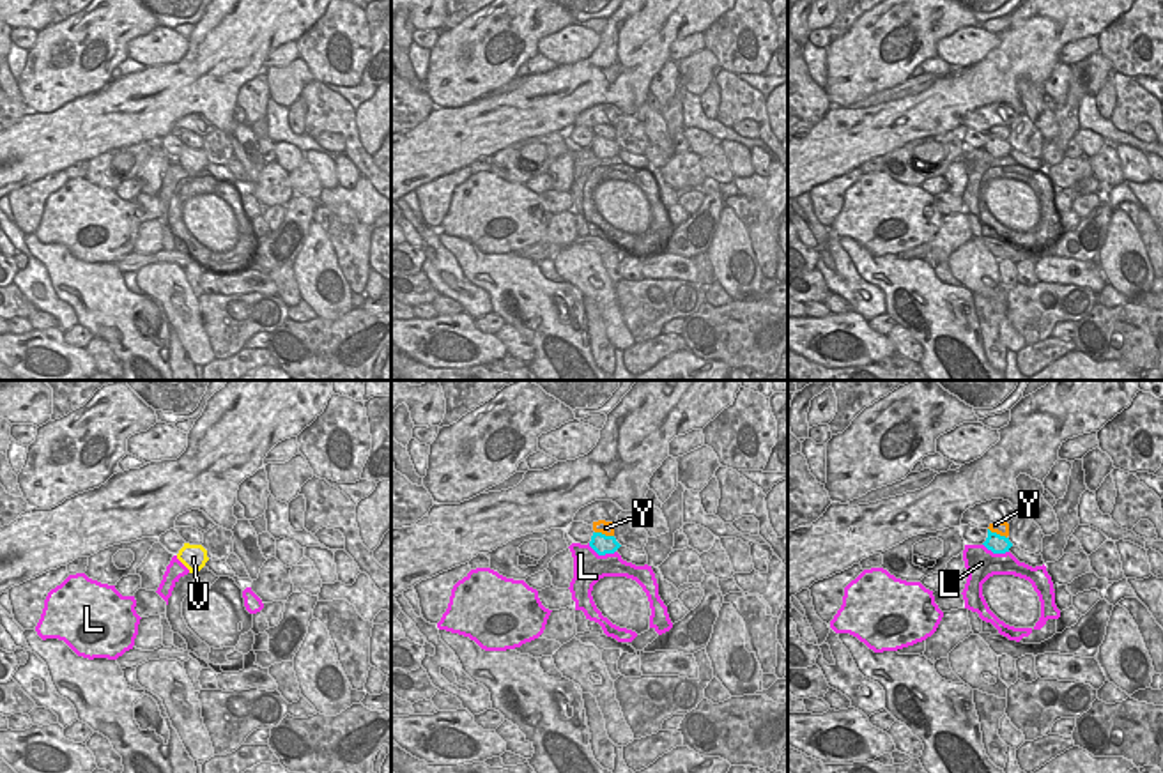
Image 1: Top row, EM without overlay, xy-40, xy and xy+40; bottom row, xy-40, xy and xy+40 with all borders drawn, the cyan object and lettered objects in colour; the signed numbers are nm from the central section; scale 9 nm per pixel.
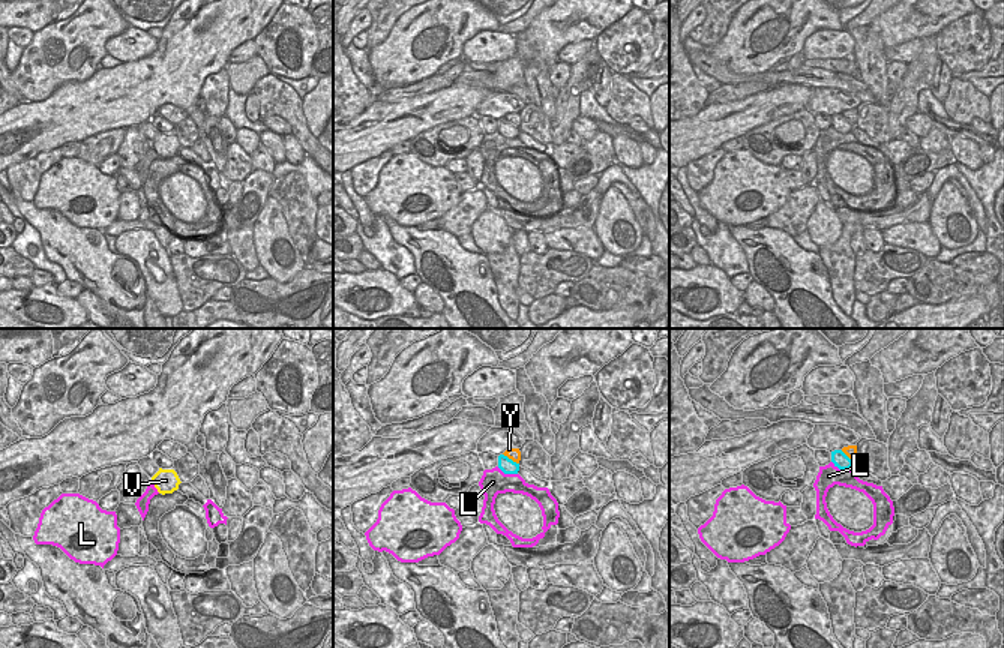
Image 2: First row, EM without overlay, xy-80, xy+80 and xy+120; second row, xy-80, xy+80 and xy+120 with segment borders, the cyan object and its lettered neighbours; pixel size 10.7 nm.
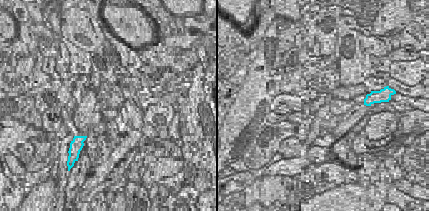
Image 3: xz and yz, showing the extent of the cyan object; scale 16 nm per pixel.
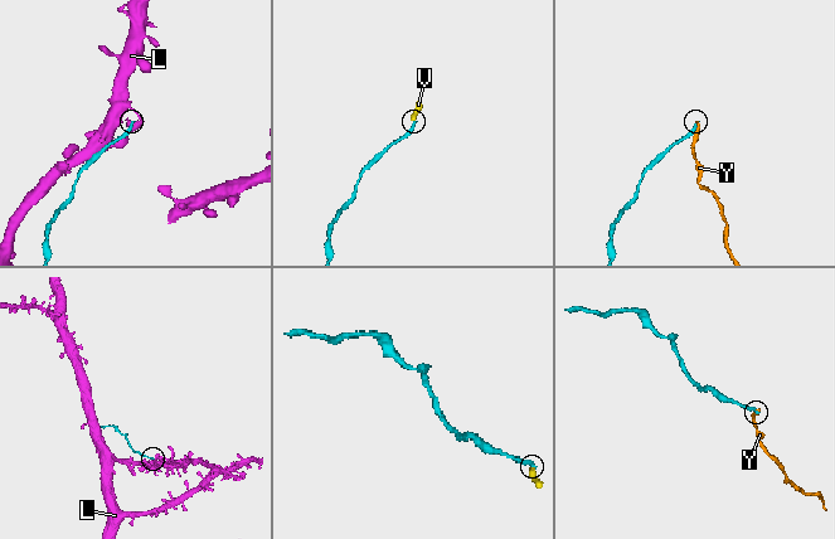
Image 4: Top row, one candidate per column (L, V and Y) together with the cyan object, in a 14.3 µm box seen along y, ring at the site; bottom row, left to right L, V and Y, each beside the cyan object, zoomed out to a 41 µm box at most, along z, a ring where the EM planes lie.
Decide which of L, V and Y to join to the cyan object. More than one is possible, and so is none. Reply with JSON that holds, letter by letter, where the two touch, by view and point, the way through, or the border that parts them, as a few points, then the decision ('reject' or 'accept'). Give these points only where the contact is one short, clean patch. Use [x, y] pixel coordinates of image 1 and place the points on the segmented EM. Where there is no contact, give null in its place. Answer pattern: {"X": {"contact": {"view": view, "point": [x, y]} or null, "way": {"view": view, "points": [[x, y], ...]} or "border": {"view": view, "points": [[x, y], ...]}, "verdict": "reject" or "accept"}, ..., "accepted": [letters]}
{"L": {"contact": {"view": "xy", "point": [602, 554]}, "border": {"view": "xy", "points": [[588, 543], [599, 554], [615, 552]]}, "verdict": "reject"}, "V": {"contact": null, "verdict": "accept"}, "Y": {"contact": {"view": "xy", "point": [604, 535]}, "verdict": "reject"}, "accepted": ["V"]}

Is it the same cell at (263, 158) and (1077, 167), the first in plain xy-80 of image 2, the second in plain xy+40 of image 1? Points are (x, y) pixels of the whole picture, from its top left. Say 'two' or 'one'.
two

